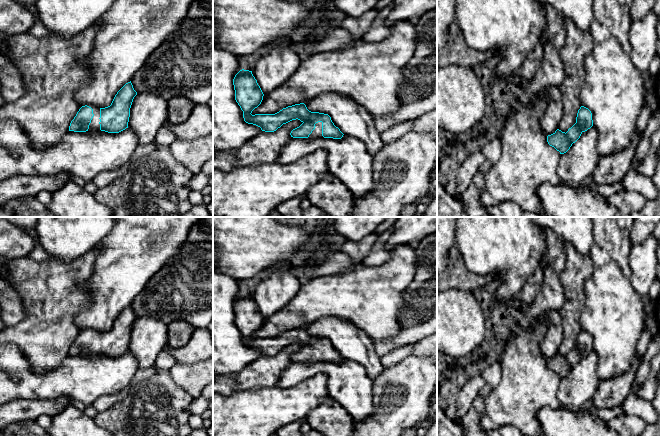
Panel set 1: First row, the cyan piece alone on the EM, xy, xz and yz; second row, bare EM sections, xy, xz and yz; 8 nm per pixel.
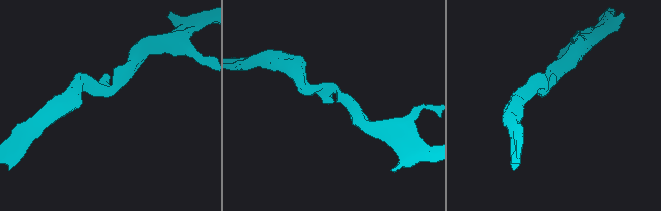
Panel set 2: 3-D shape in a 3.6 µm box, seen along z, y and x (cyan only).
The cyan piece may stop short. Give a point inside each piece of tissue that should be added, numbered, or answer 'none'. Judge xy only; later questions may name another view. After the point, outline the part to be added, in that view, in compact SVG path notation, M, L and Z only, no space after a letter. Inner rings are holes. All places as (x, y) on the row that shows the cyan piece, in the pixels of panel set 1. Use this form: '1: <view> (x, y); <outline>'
1: xy (94, 125); M87 105L87 106L89 106L93 109L93 114L94 114L94 116L91 120L91 123L89 125L88 131L91 131L91 132L98 131L98 130L100 130L100 124L99 124L99 122L100 122L100 119L99 119L100 118L100 108L93 106L93 105Z

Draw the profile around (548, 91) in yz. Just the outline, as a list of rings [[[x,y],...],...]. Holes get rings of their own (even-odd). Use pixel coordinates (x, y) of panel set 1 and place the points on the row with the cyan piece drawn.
[[[550,86],[540,91],[538,97],[548,99],[547,109],[540,121],[540,125],[546,136],[555,133],[563,116],[562,97],[559,87]]]

